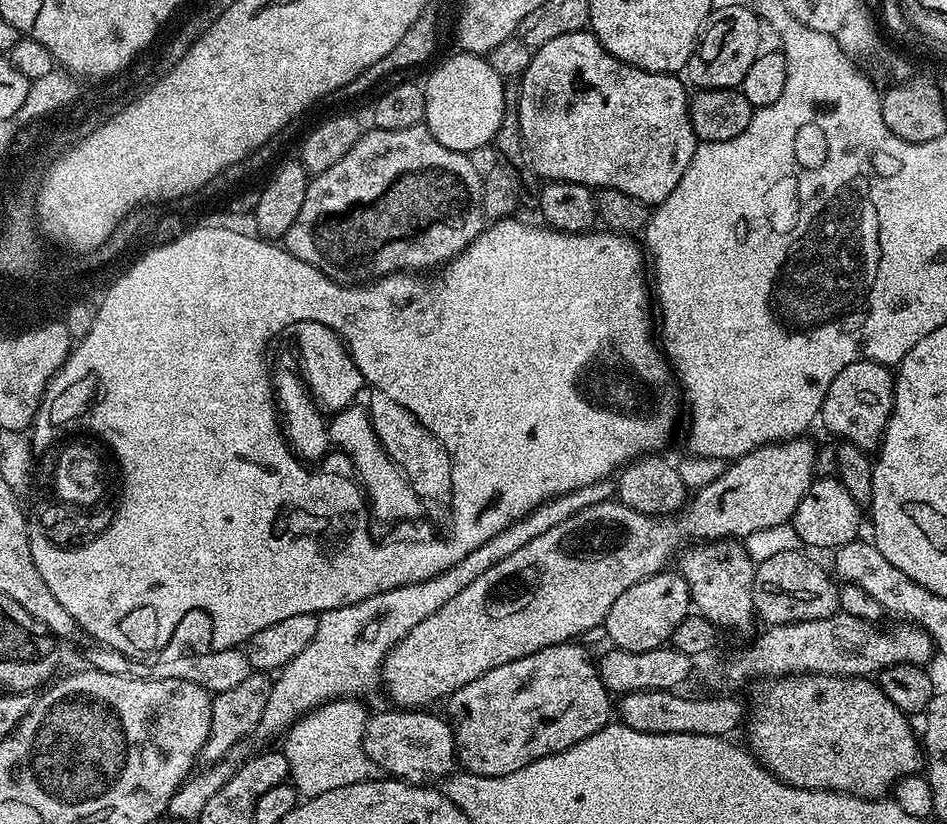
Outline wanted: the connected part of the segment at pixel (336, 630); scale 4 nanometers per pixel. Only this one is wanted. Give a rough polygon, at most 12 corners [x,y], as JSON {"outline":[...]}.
{"outline":[[452,572],[319,613],[273,679],[259,731],[287,733],[381,679],[450,602]]}

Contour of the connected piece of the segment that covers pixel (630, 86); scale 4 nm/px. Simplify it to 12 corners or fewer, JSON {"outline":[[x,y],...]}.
{"outline":[[591,30],[535,49],[520,129],[548,182],[646,205],[698,141],[679,75]]}

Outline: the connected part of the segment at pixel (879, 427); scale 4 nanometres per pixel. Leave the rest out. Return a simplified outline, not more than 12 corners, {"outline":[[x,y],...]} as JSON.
{"outline":[[855,360],[819,419],[872,454],[892,417],[889,365]]}

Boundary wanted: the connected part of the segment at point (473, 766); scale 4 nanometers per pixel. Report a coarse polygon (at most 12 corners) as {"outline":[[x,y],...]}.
{"outline":[[580,642],[447,697],[456,759],[514,774],[609,723]]}

